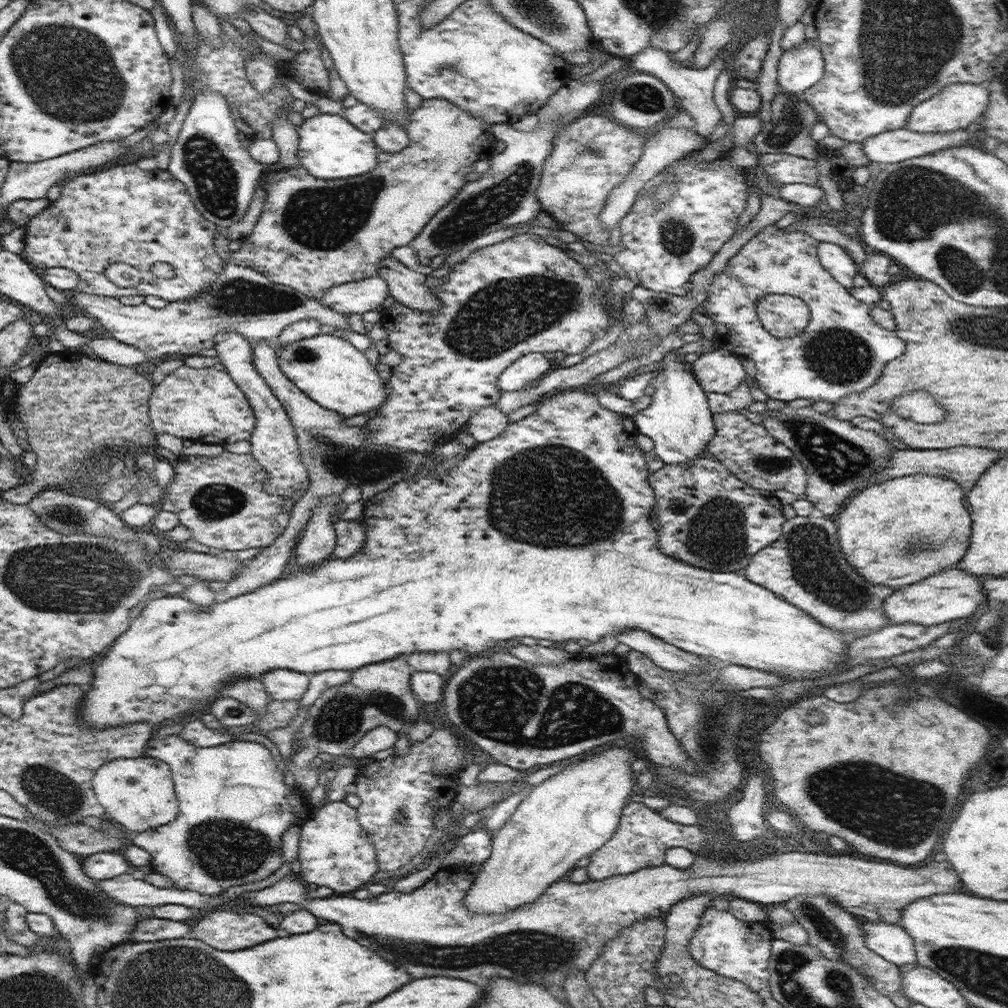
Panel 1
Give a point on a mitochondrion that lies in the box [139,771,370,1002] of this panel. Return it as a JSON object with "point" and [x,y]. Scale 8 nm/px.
{"point":[243,851]}

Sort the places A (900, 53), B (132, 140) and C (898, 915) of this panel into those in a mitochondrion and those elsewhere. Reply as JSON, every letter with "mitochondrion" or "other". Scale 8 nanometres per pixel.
{"A":"mitochondrion","B":"other","C":"other"}

